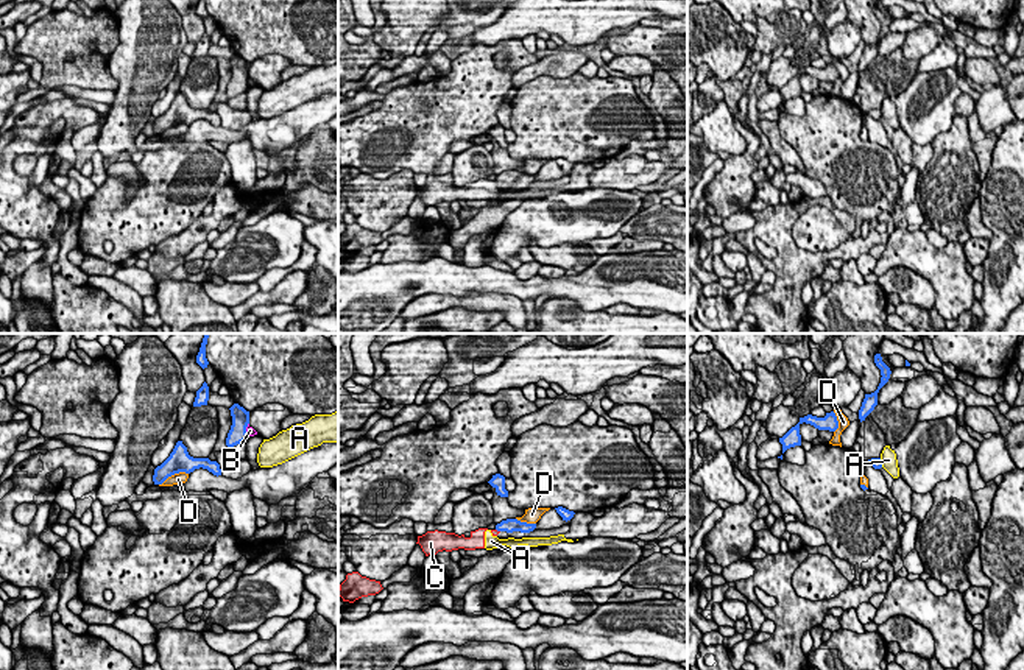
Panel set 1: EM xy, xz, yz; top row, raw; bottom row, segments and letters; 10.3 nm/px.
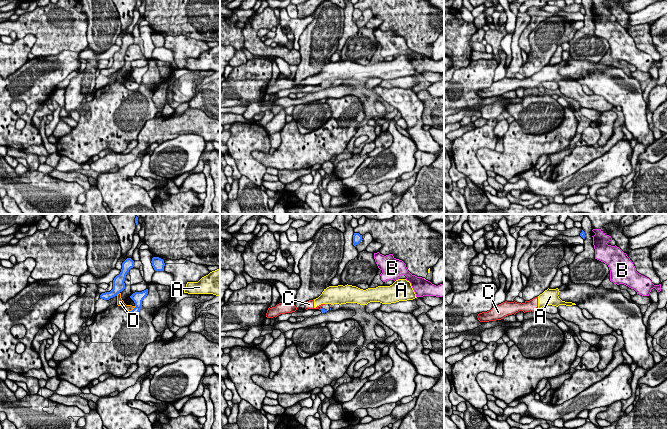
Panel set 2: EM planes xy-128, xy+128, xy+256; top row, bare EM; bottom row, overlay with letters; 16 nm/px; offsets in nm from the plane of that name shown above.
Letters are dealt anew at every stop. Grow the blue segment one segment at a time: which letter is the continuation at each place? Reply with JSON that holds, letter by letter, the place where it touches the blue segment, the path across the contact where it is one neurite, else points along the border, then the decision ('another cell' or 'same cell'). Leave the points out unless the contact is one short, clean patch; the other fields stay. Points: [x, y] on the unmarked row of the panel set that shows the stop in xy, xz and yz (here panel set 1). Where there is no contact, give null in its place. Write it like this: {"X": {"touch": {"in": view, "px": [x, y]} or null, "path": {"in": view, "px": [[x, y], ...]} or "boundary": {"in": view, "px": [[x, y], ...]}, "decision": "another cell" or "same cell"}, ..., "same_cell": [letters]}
{"A": {"touch": {"in": "yz", "px": [881, 114]}, "decision": "another cell"}, "B": {"touch": {"in": "xy", "px": [245, 80]}, "boundary": {"in": "xy", "px": [[248, 74], [247, 86]]}, "decision": "another cell"}, "C": {"touch": {"in": "xz", "px": [497, 181]}, "boundary": {"in": "xz", "px": [[496, 179], [499, 183]]}, "decision": "another cell"}, "D": {"touch": {"in": "xy", "px": [173, 125]}, "decision": "same cell"}, "same_cell": ["D"]}

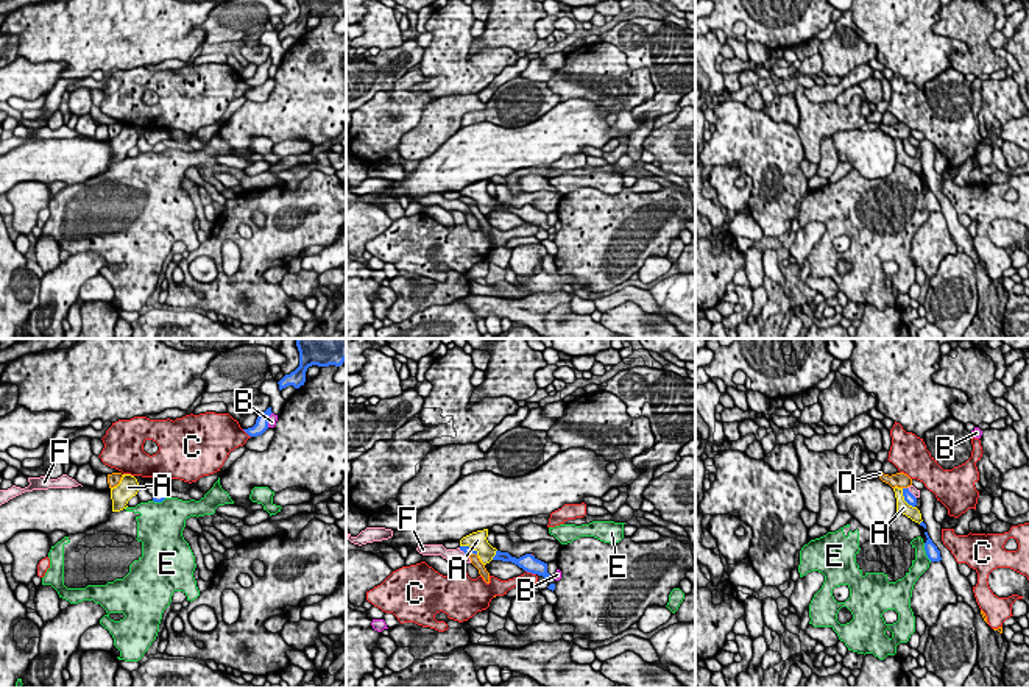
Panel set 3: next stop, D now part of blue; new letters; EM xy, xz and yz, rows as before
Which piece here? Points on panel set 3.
{"A": {"touch": {"in": "yz", "px": [905, 150]}, "decision": "another cell"}, "B": {"touch": {"in": "xy", "px": [267, 70]}, "decision": "another cell"}, "C": {"touch": {"in": "xz", "px": [530, 222]}, "decision": "another cell"}, "D": {"touch": {"in": "yz", "px": [905, 139]}, "boundary": {"in": "yz", "px": [[903, 138], [906, 139]]}, "decision": "another cell"}, "E": {"touch": {"in": "yz", "px": [926, 203]}, "decision": "another cell"}, "F": {"touch": {"in": "xz", "px": [463, 202]}, "boundary": {"in": "xz", "px": [[459, 198], [468, 206]]}, "decision": "another cell"}, "same_cell": []}

